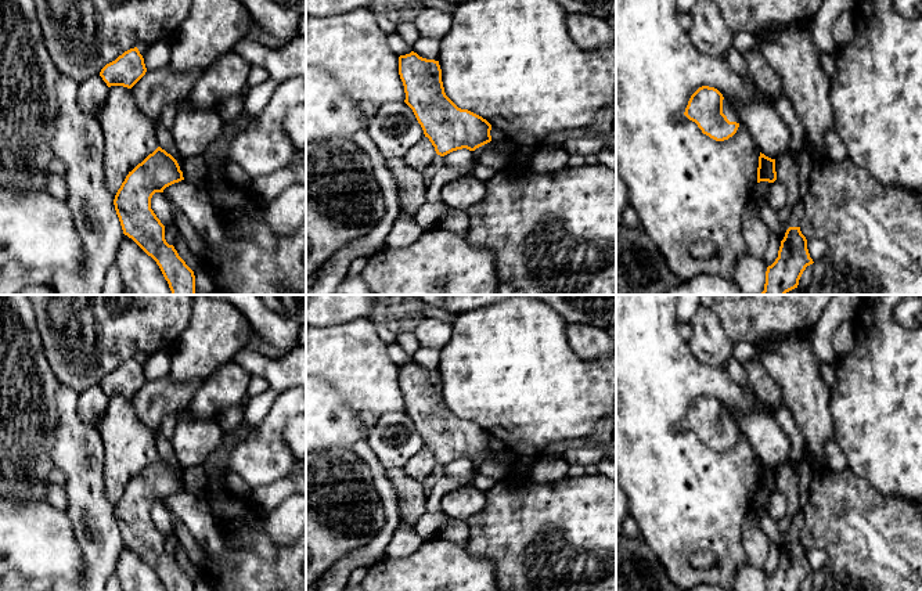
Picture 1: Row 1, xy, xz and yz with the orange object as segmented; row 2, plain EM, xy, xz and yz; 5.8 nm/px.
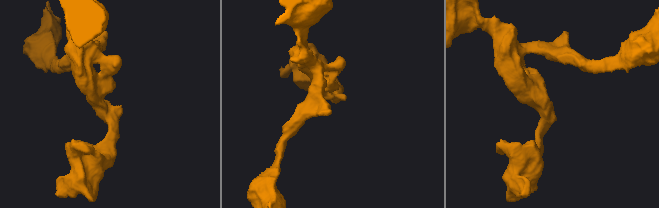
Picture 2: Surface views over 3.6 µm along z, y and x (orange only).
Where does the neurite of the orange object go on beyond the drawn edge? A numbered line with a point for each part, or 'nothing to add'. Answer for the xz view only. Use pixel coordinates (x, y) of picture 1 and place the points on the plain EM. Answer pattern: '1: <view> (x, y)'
nothing to add

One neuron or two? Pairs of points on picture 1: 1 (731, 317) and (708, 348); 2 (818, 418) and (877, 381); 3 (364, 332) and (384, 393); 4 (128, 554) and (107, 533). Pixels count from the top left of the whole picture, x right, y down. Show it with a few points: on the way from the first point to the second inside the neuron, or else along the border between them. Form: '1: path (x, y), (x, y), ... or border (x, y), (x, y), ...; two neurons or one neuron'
1: border (708, 309), (716, 316), (721, 330), (733, 343); two neurons
2: border (829, 388), (834, 438); two neurons
3: path (370, 348), (370, 378); one neuron
4: border (123, 544), (114, 569); two neurons

